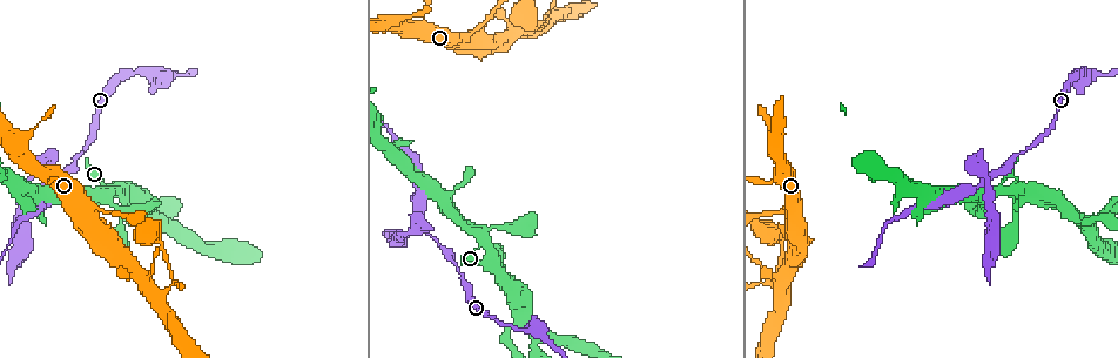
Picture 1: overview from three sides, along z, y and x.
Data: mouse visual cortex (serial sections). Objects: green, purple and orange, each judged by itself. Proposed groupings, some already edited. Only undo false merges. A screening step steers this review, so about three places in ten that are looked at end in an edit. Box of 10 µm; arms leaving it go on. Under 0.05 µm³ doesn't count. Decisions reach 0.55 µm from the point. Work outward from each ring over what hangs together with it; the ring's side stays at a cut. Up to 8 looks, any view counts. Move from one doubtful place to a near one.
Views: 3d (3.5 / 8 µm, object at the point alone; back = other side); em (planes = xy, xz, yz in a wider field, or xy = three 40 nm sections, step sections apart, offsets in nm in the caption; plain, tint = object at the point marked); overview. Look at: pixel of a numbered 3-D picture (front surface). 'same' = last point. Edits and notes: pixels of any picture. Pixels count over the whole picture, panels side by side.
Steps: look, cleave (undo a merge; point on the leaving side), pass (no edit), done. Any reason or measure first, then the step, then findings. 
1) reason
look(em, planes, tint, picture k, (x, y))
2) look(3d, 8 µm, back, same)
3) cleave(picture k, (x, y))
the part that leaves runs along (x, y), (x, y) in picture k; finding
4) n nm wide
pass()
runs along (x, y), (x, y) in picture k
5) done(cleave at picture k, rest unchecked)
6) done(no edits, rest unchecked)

abrupt turn
look(3d, 3.5 µm, picture 1, (1085, 74))

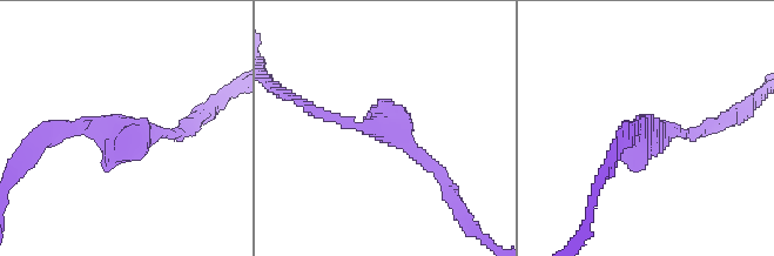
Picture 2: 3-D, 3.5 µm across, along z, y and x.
shape alone is not enough
look(em, xy, step 2, tint, picture 2, (381, 125))

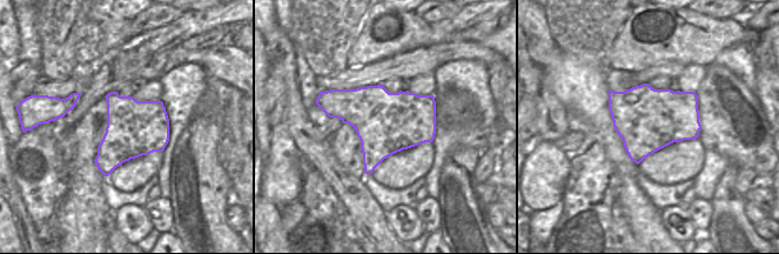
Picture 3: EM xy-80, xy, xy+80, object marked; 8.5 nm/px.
pass()
runs along (314, 112), (392, 129), (443, 177) in picture 2; continuous, no second cell

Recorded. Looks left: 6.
sharp bend
look(3d, 8 µm, back, picture 1, (505, 330))

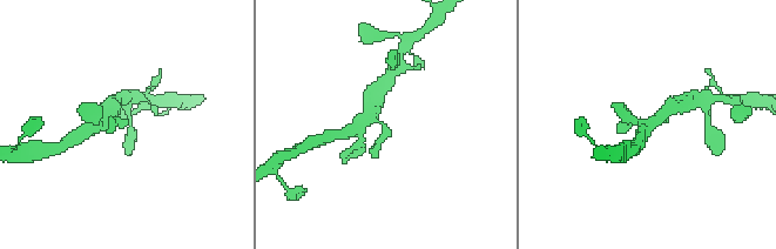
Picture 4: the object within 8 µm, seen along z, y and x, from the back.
arms of 250, 400 nm
look(em, xy, step 5, tint, same)

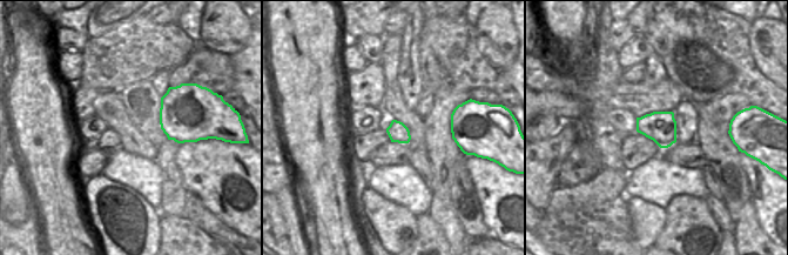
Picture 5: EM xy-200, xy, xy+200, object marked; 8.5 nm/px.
pass()
runs along (666, 110), (620, 128) in picture 4; all the same cell

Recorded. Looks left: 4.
sharp bend
look(3d, 3.5 µm, picture 1, (425, 234))

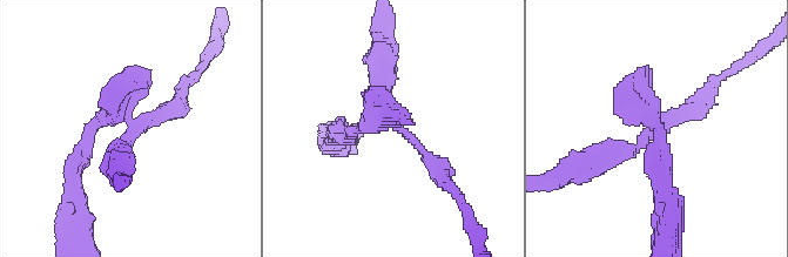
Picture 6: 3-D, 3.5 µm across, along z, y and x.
shape alone is not enough
look(em, xy, step 5, tint, picture 6, (133, 128))

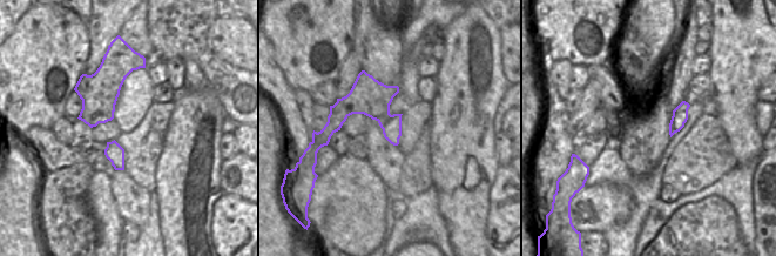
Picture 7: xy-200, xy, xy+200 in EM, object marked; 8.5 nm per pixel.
220 nm wide
cleave(picture 6, (644, 87))
border along (392, 115), (382, 128) in picture 7; two cells meet here

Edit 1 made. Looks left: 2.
done(cleave at picture 6, rest unchecked)

